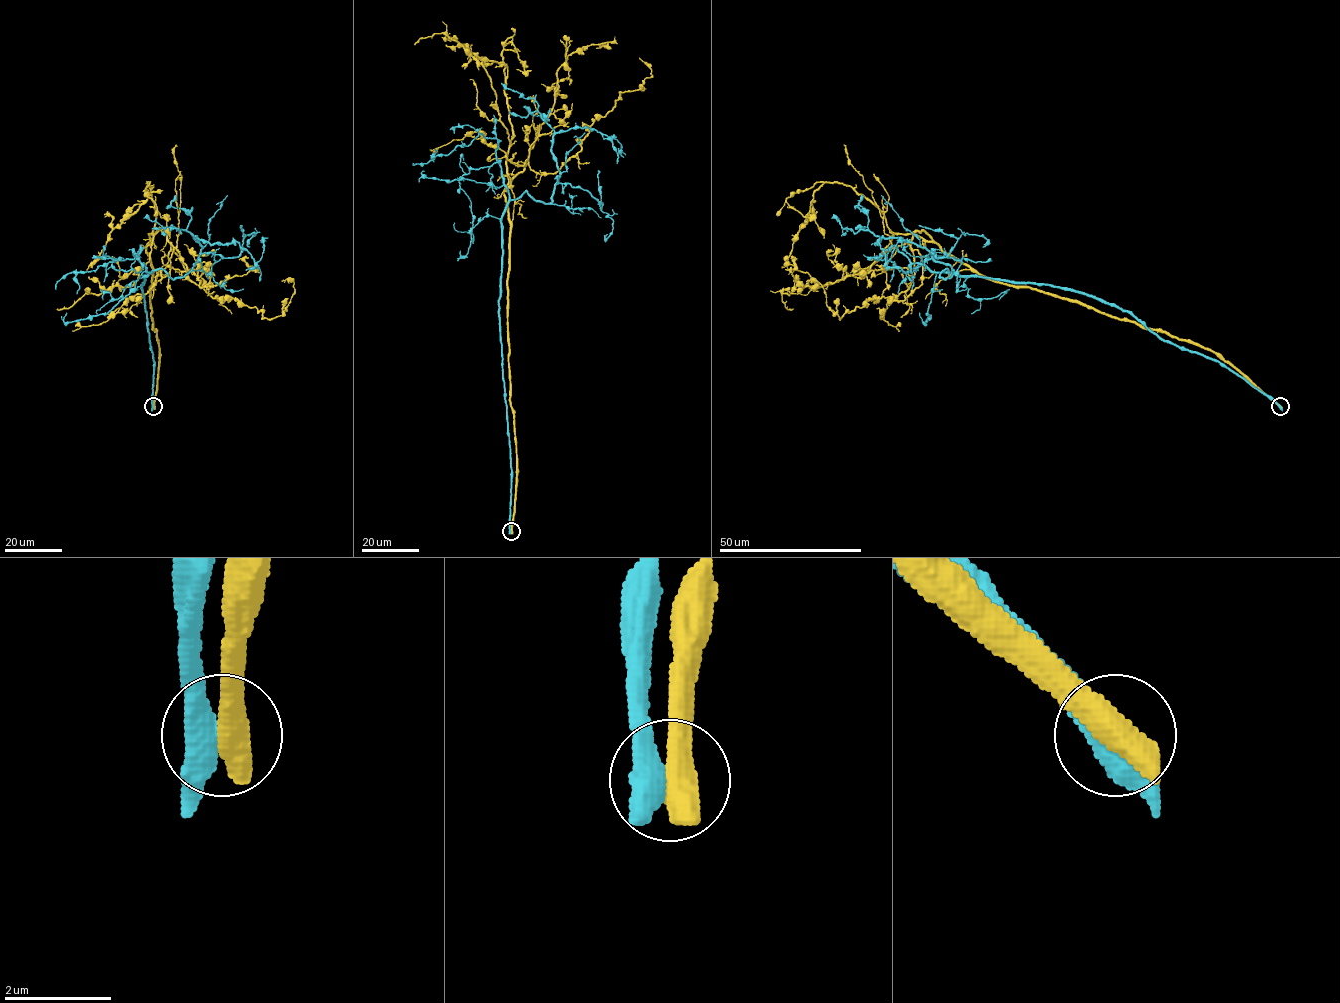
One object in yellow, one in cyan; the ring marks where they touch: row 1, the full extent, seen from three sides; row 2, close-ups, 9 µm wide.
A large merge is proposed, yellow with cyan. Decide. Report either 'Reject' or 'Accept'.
Reject

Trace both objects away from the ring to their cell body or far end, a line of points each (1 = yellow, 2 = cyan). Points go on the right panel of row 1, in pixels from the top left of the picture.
1: (1280, 407), (1211, 351), (985, 278), (924, 230), (909, 243), (921, 284), (904, 300), (840, 318), (806, 281)
2: (1280, 407), (1091, 296), (947, 269), (944, 279), (952, 267), (924, 248), (876, 244), (886, 262), (905, 240)

